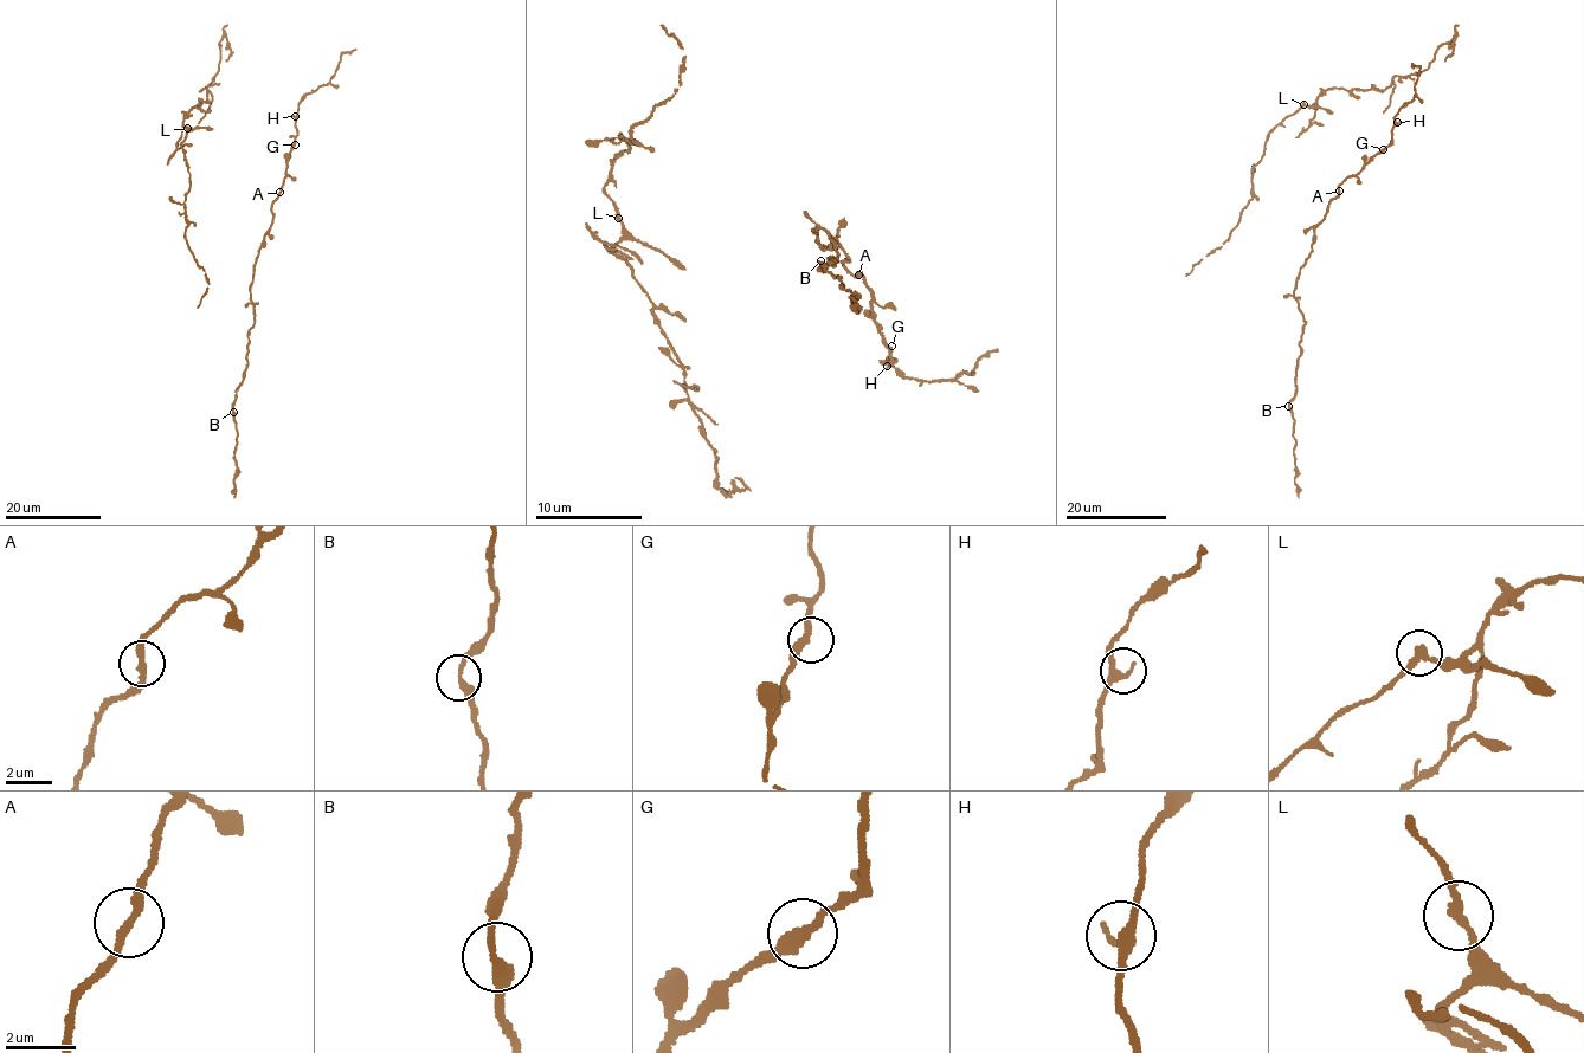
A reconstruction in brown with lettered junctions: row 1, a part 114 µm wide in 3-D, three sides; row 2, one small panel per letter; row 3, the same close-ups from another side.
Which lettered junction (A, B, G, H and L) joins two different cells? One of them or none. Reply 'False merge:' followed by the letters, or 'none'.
False merge: L

